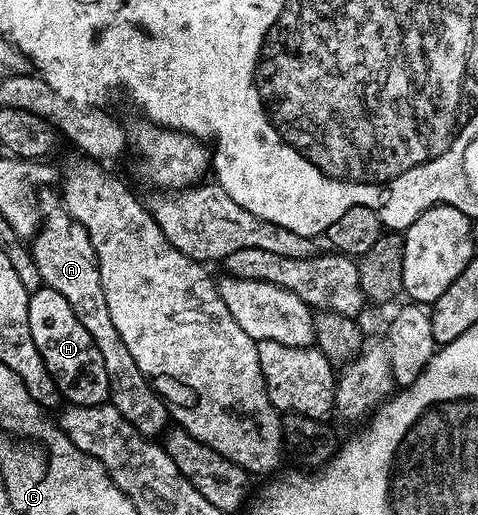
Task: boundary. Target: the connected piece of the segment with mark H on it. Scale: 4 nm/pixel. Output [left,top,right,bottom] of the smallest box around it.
[27,285,109,406]

